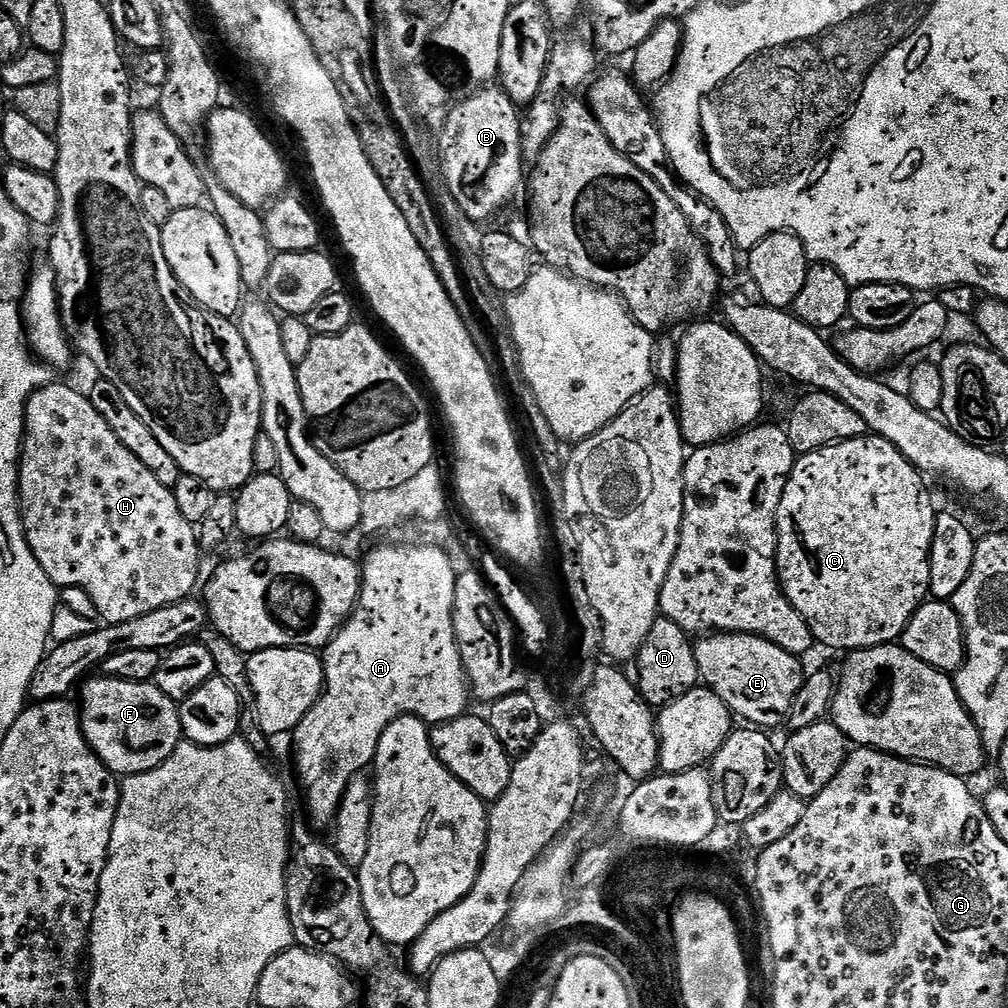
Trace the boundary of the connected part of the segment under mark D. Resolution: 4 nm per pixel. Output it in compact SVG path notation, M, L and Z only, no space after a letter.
M658 618L650 628L646 642L642 642L639 652L636 653L634 667L634 680L639 687L640 696L656 710L672 704L682 698L682 694L701 683L696 649L689 633L684 632L682 626L663 618Z

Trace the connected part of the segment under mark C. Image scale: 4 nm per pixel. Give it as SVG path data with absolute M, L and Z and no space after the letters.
M875 434L867 436L859 436L853 440L847 440L841 444L831 444L828 448L819 448L817 452L803 453L797 459L796 465L792 468L790 478L786 482L786 490L782 494L782 502L776 511L776 574L780 577L780 586L785 596L788 597L794 610L798 610L798 614L802 614L802 618L806 618L806 622L812 631L812 639L817 645L825 644L828 648L844 648L843 650L859 650L861 648L873 648L879 644L895 644L900 639L900 635L904 633L904 628L910 622L910 618L920 609L921 604L929 599L930 593L930 550L934 542L934 526L938 515L938 508L932 505L932 496L928 493L928 488L924 485L925 477L918 471L915 466L907 460L898 449L893 446L886 438Z

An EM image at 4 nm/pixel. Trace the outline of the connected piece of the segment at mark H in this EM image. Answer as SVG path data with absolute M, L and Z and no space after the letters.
M53 382L45 388L40 388L28 399L26 414L24 415L24 450L20 453L20 520L24 523L26 542L38 558L38 566L46 570L50 582L57 589L81 588L94 598L96 615L104 624L121 624L130 622L130 618L138 618L142 614L150 614L162 606L170 606L179 600L187 600L196 588L196 579L200 576L200 538L197 529L186 518L182 518L182 510L178 510L178 502L174 502L172 489L162 486L122 442L118 442L118 434L106 426L106 418L94 410L91 400L83 391L71 388L68 384Z

